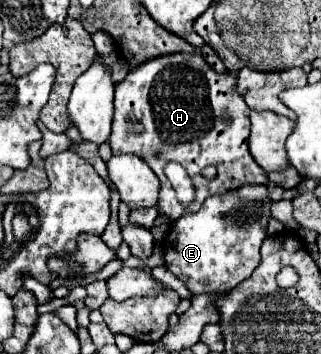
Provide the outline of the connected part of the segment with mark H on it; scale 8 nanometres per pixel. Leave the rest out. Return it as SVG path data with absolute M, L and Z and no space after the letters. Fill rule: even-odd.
M179 52L179 54L159 56L129 72L125 80L115 86L115 118L113 118L113 132L109 136L109 144L113 148L113 154L137 154L151 166L151 170L161 180L159 202L157 202L159 212L173 222L185 212L197 212L203 200L211 194L223 194L243 184L267 184L265 170L253 160L247 148L249 112L251 110L247 108L247 104L243 104L243 98L235 90L235 76L227 72L217 74L215 70L209 68L209 64L203 60L201 54ZM171 160L179 162L187 170L195 186L195 200L189 206L183 206L177 200L175 190L171 188L169 180L163 176L163 166ZM209 164L217 168L217 176L211 180L201 174L201 170Z

